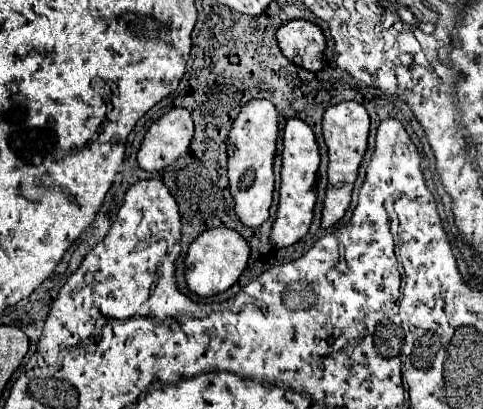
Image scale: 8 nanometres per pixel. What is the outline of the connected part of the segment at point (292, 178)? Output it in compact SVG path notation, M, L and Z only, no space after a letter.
M289 118L283 128L283 164L281 164L281 188L279 188L279 208L277 220L271 226L269 242L275 248L285 248L301 240L311 224L315 208L315 178L319 170L319 146L315 142L313 130L299 118Z

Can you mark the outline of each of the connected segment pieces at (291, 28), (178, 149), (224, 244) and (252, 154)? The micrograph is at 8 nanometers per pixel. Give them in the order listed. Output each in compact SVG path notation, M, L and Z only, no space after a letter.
M289 20L277 28L275 38L287 60L311 72L321 70L325 36L319 26L307 20Z
M173 108L153 122L137 152L137 162L143 170L163 170L183 156L193 138L193 120L189 110Z
M215 228L215 230L205 230L203 234L199 234L185 256L185 282L187 288L193 294L199 296L215 296L225 292L227 288L231 288L237 278L241 276L241 272L247 266L249 260L249 244L241 238L239 232L235 230L227 230L227 228Z
M249 100L231 124L227 136L227 178L233 196L233 210L245 226L261 226L273 204L273 156L277 142L277 110L269 100Z

